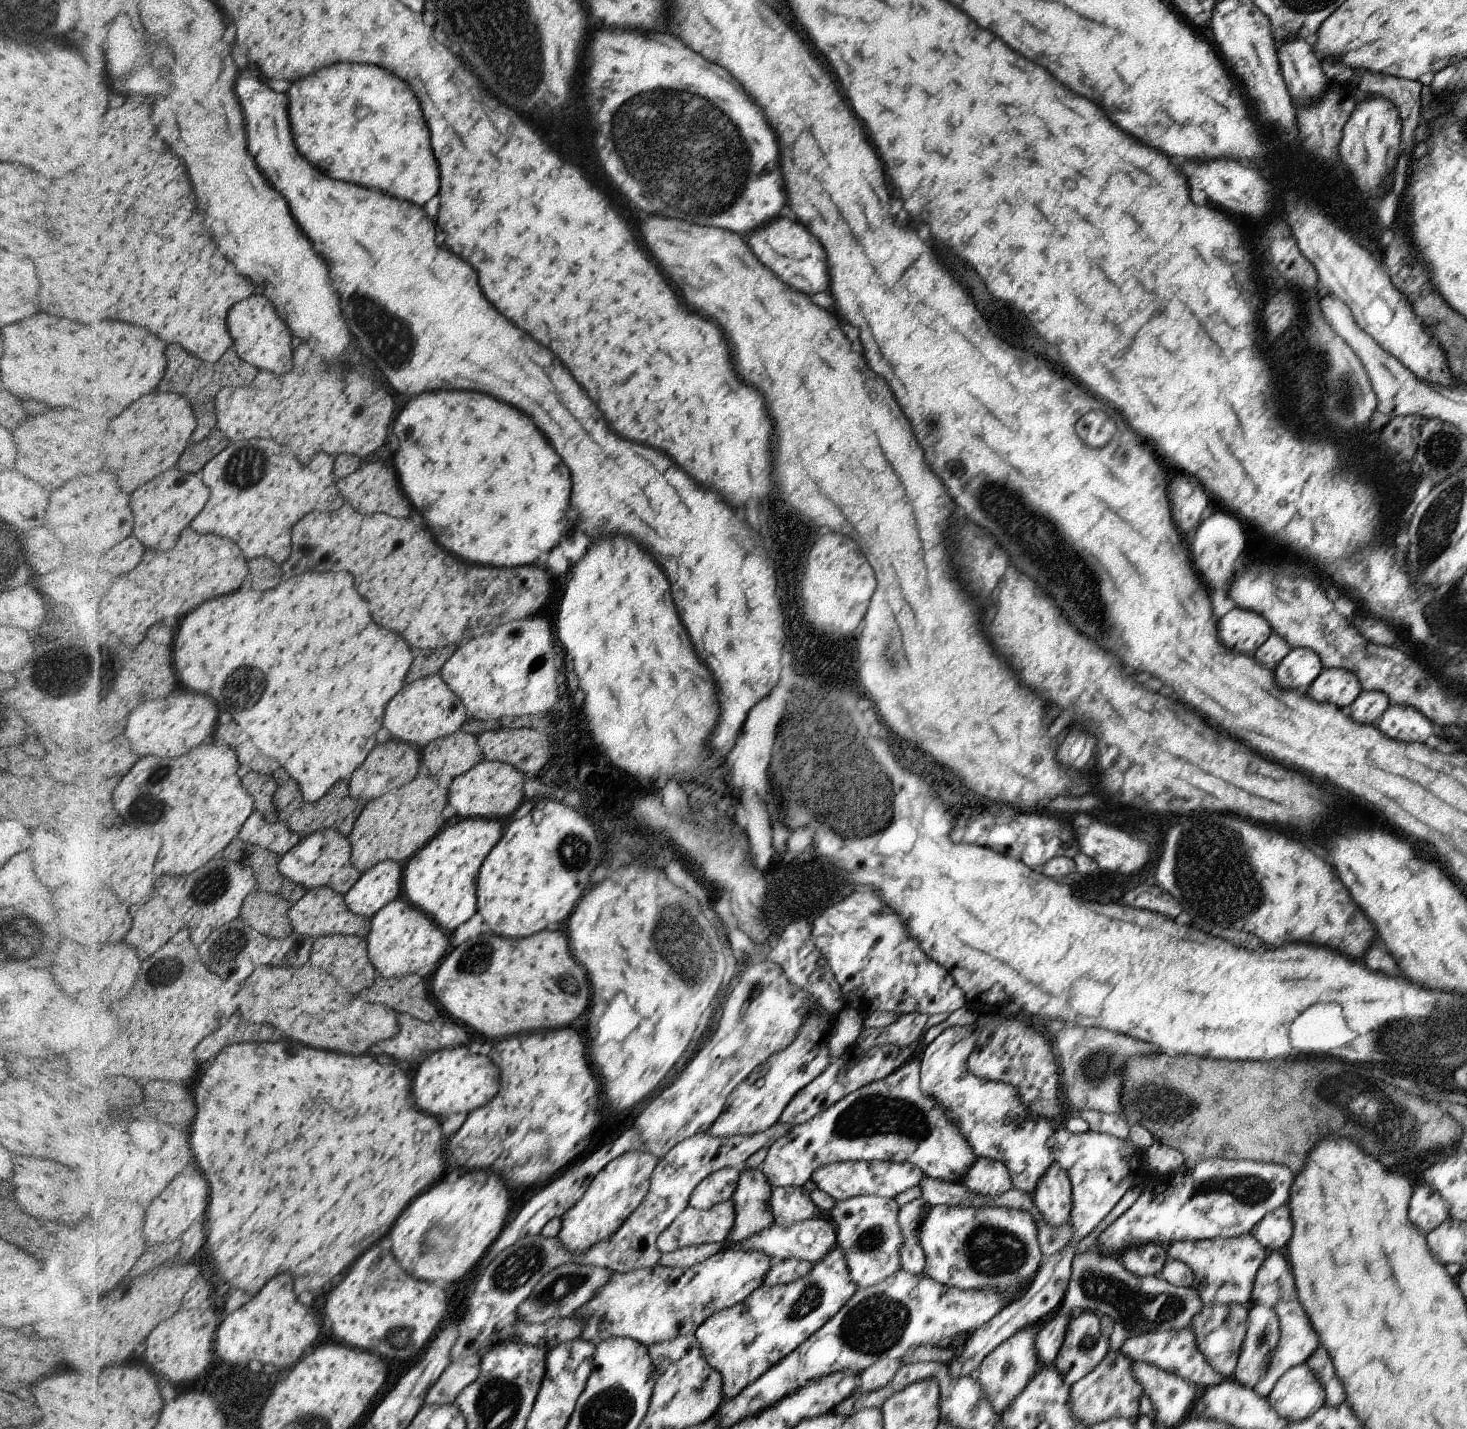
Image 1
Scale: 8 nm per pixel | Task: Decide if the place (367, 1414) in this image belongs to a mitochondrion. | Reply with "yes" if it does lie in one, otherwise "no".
no

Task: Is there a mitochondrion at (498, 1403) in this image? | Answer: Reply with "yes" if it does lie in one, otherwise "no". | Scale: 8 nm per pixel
yes

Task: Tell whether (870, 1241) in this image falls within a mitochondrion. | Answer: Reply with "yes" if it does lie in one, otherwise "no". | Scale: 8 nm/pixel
yes

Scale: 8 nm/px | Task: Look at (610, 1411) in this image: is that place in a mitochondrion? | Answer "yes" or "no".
yes

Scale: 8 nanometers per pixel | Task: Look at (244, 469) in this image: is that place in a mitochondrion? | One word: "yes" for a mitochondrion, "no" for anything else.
yes

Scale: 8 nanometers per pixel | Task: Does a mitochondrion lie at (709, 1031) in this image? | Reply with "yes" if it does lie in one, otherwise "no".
no

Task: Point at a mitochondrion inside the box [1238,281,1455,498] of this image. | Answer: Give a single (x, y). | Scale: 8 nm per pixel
(1347, 385)

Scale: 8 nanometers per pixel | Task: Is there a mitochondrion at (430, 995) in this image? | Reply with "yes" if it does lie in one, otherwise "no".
no

